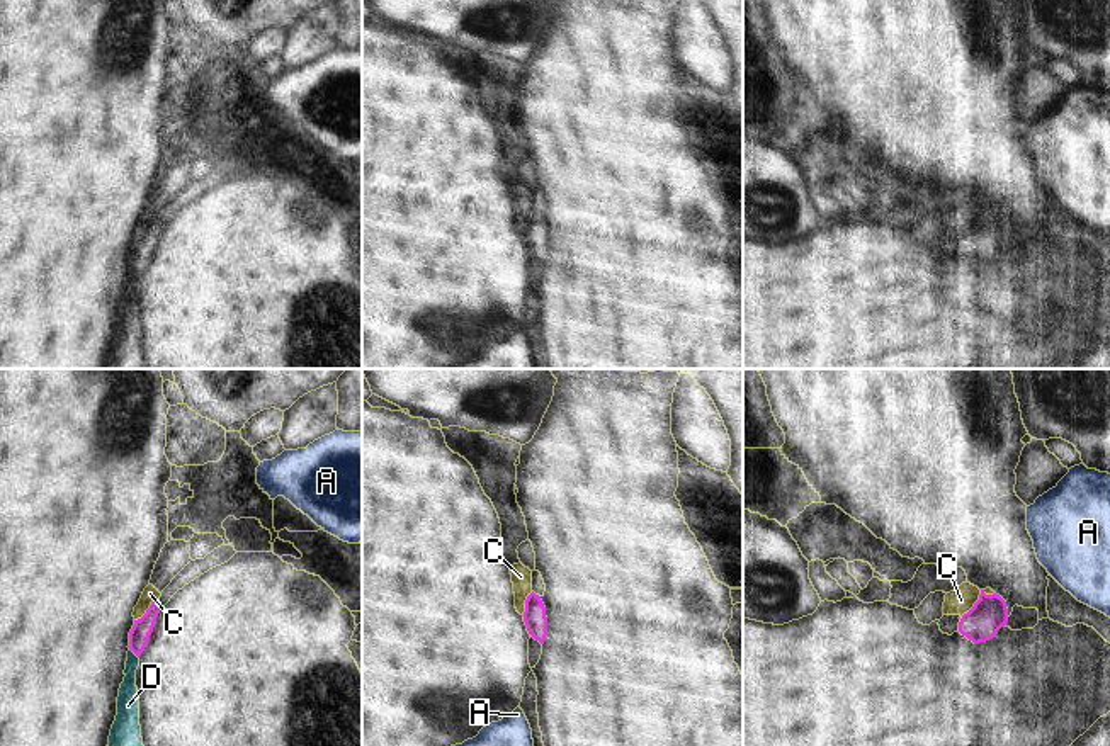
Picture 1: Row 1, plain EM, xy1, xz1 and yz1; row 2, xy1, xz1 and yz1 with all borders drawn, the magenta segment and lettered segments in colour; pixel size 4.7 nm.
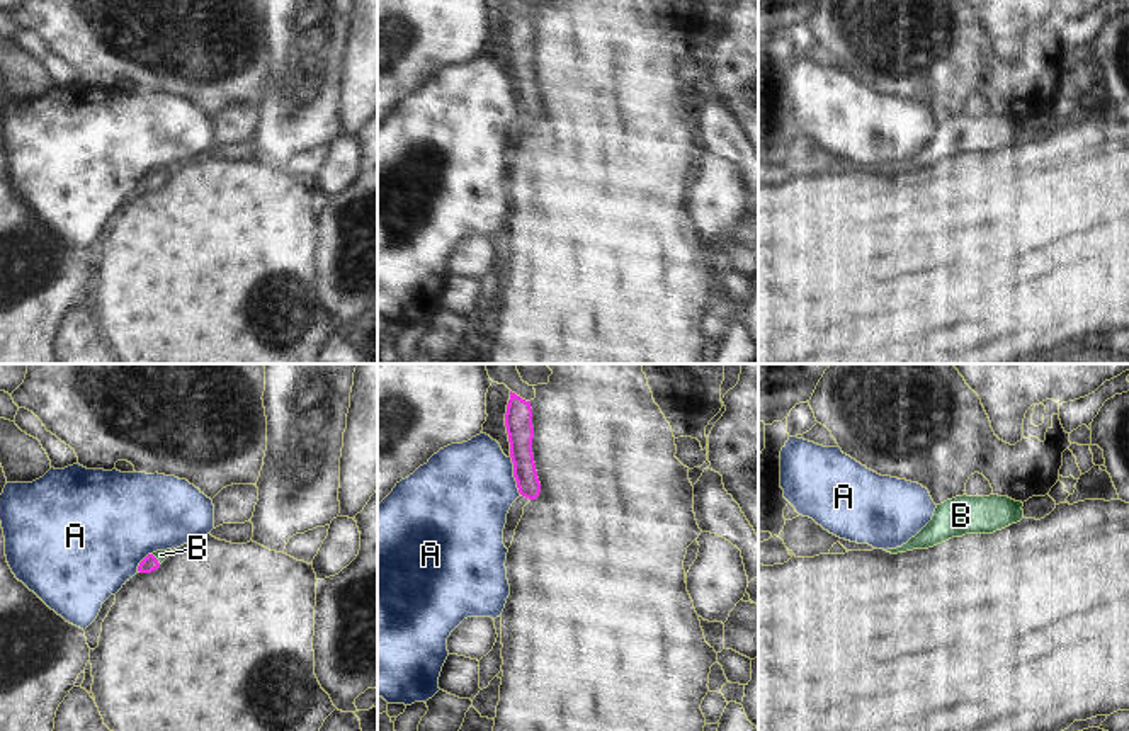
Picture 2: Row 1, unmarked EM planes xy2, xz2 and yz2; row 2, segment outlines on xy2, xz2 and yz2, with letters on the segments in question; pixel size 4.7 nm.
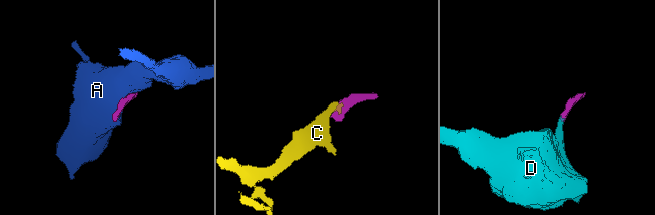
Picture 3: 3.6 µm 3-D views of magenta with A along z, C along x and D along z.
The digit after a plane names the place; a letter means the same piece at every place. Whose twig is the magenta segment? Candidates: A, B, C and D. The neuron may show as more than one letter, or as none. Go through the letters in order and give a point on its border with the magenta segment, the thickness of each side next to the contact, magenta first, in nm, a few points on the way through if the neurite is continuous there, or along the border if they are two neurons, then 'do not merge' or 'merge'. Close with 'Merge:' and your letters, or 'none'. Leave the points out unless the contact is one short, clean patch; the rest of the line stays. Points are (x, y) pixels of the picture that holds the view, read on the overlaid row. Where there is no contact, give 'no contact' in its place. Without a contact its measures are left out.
A: xz2 (514, 475) | 130/460 nm | along xz2 (510, 456), (516, 487), (521, 493) | do not merge
B: xy2 (157, 560) | 80/50 nm | across xy2 (150, 563), (157, 560), (160, 555) | merge
C: yz1 (978, 600) | 170/120 nm | along yz1 (993, 592), (983, 592), (961, 616) | do not merge
D: xy1 (135, 653) | 100/110 nm | across xy1 (140, 634), (135, 653), (130, 670), (128, 704) | merge
Merge: B, D

